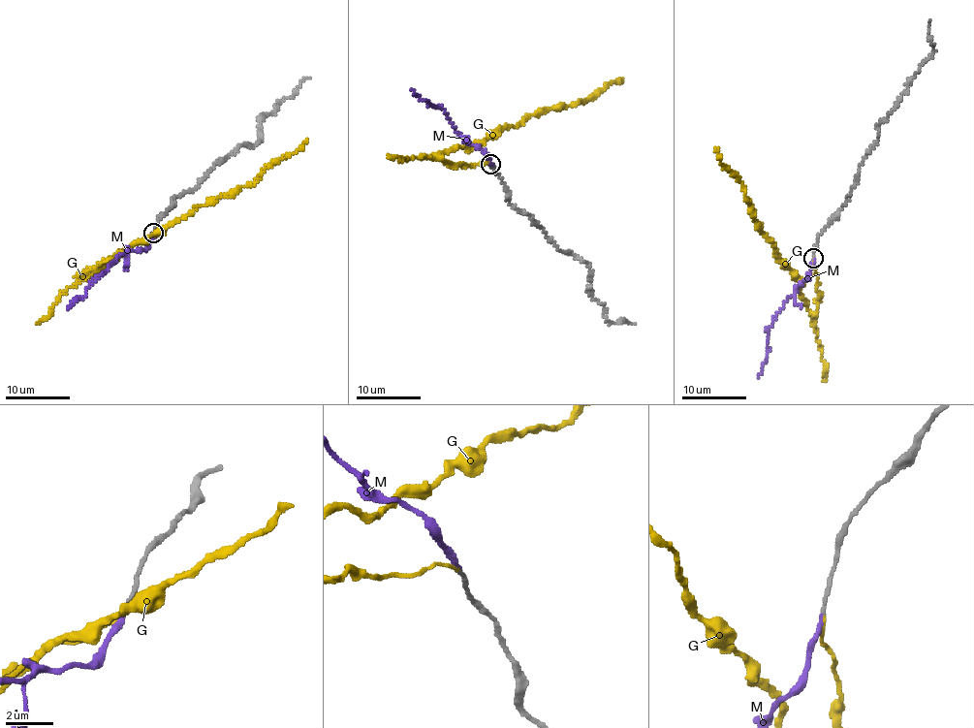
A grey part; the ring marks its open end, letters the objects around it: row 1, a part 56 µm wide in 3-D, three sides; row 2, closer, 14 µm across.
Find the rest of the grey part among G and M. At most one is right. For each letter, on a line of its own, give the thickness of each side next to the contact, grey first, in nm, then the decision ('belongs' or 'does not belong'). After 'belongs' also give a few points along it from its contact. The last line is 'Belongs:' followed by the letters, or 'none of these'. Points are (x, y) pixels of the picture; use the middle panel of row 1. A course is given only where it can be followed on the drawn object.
G: 160/130 nm | does not belong
M: 160/170 nm | belongs | via (491, 163), (481, 147), (468, 145), (442, 108), (421, 100), (411, 89)
Belongs: M

